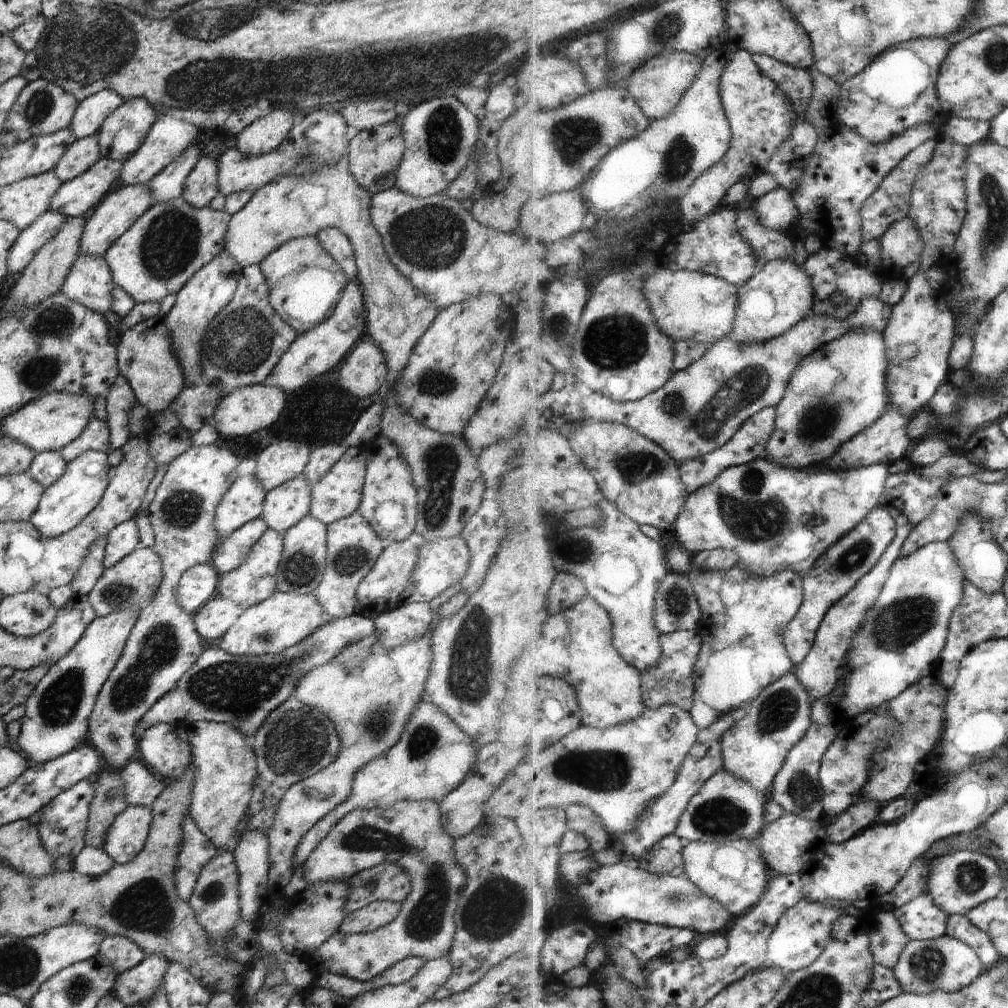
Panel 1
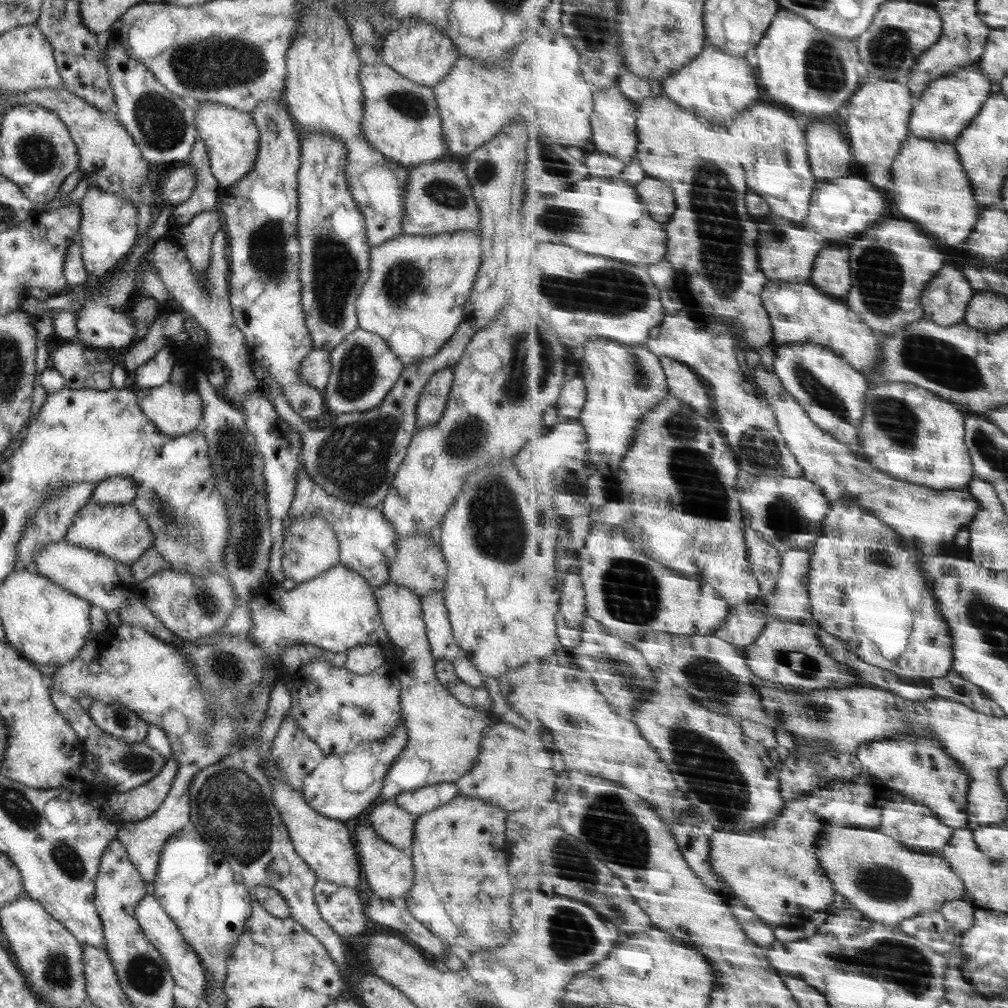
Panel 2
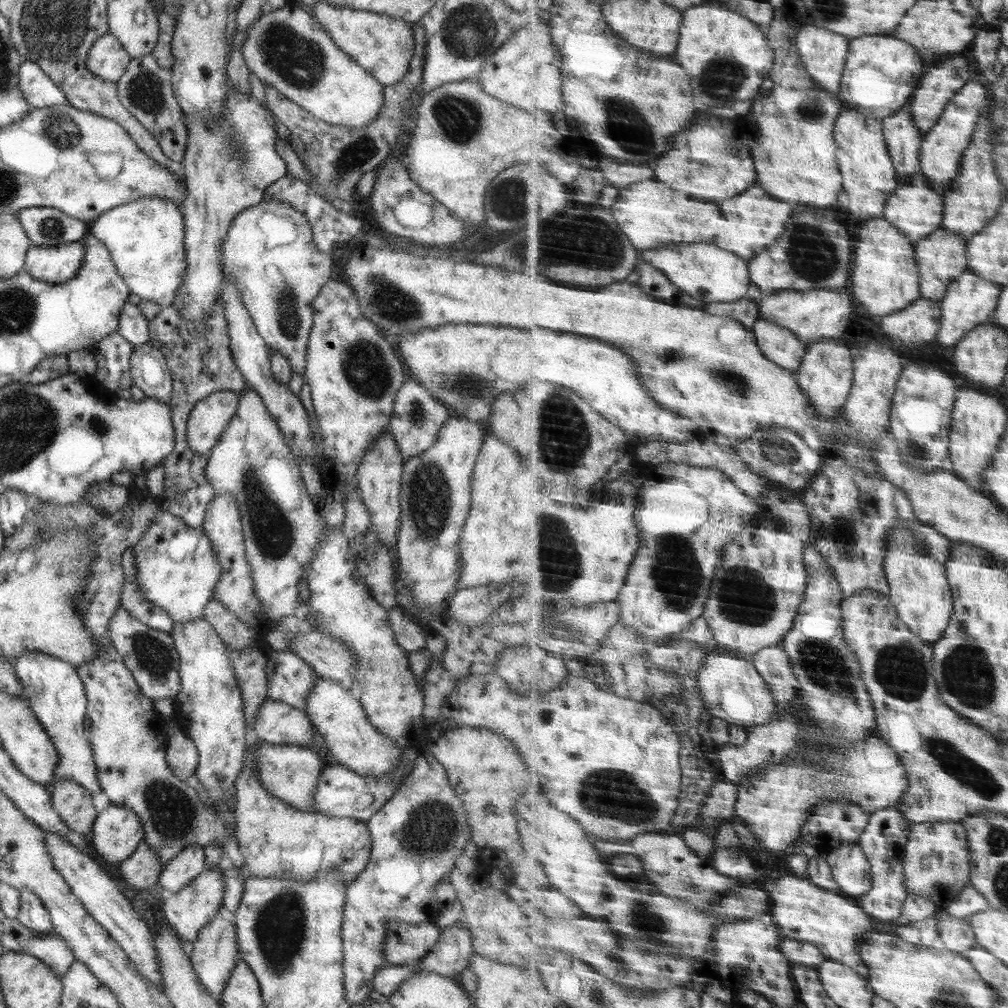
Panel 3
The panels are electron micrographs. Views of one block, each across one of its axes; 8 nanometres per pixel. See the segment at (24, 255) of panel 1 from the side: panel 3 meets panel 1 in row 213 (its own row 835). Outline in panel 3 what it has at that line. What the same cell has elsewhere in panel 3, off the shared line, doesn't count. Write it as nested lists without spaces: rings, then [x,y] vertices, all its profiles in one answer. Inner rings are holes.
[[[42,830],[45,847],[49,857],[53,859],[53,867],[57,873],[65,879],[69,885],[71,893],[80,900],[85,911],[93,917],[93,920],[99,924],[103,930],[109,934],[109,937],[119,945],[119,948],[125,953],[128,962],[133,969],[145,980],[149,980],[153,986],[157,986],[163,991],[161,983],[162,974],[160,974],[160,961],[155,951],[154,935],[151,934],[149,926],[133,912],[130,904],[130,896],[119,887],[119,882],[114,880],[92,857],[79,850],[75,850],[69,842],[65,842],[61,836]]]

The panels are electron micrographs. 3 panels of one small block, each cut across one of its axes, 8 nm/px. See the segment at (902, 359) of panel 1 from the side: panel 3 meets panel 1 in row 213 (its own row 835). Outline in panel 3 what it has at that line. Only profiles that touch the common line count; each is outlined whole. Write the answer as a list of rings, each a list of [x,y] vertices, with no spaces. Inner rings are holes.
[[[933,821],[914,824],[903,847],[903,870],[908,893],[930,900],[938,911],[946,911],[958,900],[965,886],[972,884],[972,850],[961,822]]]

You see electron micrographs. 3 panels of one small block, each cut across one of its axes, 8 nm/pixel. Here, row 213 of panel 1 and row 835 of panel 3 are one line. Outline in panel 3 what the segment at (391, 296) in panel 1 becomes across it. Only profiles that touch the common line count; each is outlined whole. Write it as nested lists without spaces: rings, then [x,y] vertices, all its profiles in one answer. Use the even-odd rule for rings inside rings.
[[[253,745],[245,748],[243,770],[234,780],[235,839],[245,867],[257,878],[293,878],[313,880],[319,872],[333,874],[346,886],[363,870],[369,860],[370,836],[364,821],[355,818],[329,817],[314,811],[299,811],[285,805],[267,792],[255,772]]]

